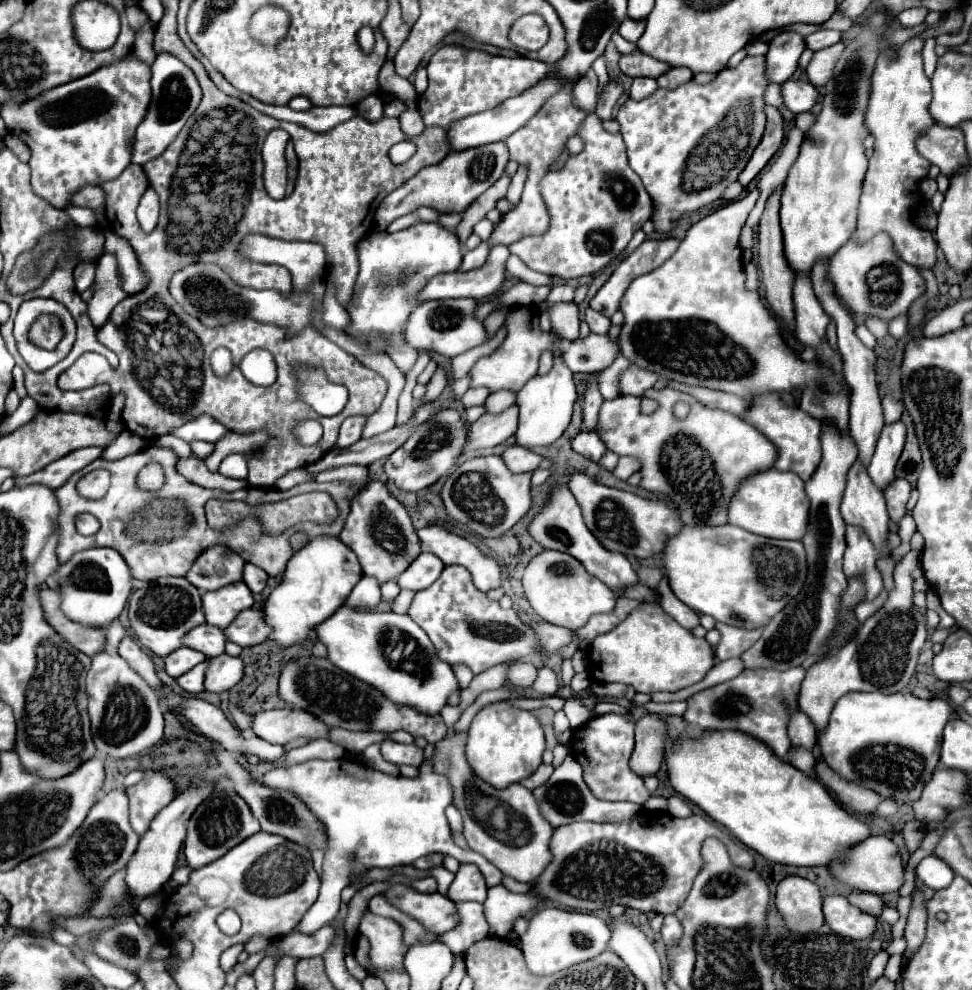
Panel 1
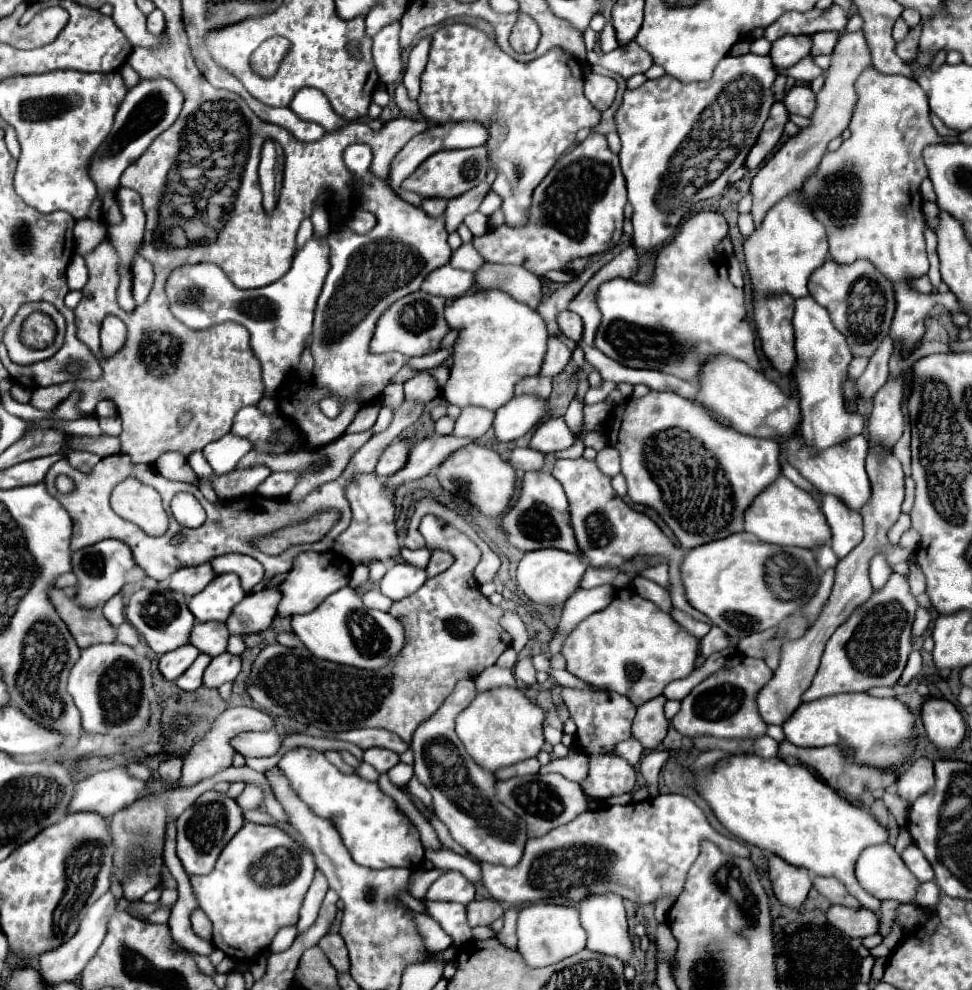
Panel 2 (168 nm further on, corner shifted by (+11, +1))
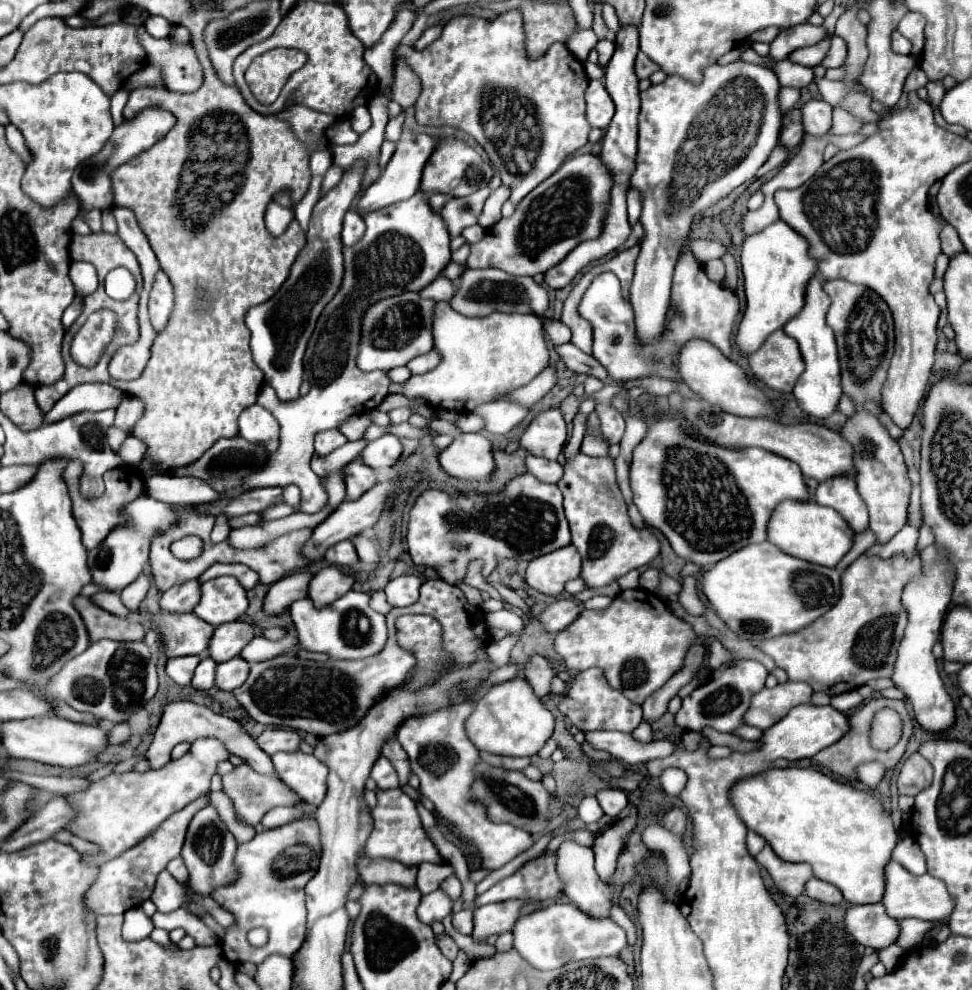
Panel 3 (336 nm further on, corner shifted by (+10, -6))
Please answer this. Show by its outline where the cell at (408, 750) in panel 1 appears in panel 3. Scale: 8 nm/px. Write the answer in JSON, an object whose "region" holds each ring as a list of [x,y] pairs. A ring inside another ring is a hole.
{"region":[[[380,756],[372,768],[372,780],[378,784],[380,790],[388,790],[388,788],[398,788],[398,774],[394,770],[394,766]]]}

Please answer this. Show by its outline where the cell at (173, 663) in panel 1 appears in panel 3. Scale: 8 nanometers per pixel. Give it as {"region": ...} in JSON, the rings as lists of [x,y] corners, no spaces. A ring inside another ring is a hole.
{"region":[[[200,656],[170,658],[168,664],[166,664],[166,672],[168,672],[168,676],[170,676],[176,684],[186,686],[186,684],[190,684],[190,680],[192,680],[194,670],[196,670],[198,664],[200,664]]]}

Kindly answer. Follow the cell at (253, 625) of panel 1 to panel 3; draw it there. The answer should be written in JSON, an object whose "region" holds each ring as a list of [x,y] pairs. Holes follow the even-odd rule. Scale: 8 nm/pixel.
{"region":[[[292,572],[282,580],[274,582],[264,600],[264,610],[268,614],[282,614],[294,600],[308,596],[310,572]]]}

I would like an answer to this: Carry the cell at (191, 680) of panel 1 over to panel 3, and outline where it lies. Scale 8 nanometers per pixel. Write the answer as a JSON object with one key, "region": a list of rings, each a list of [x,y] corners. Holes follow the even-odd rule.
{"region":[[[210,656],[202,658],[202,662],[200,662],[198,668],[196,668],[192,686],[194,686],[196,690],[208,690],[208,688],[212,688],[212,686],[214,686],[214,676],[216,676],[216,666],[218,666],[218,664],[216,664]]]}

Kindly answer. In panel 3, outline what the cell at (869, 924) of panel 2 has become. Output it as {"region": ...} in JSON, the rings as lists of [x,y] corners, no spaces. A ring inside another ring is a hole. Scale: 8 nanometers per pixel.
{"region":[[[882,904],[850,906],[844,922],[848,932],[856,938],[856,942],[874,950],[888,948],[898,940],[900,934],[898,922],[886,914]]]}

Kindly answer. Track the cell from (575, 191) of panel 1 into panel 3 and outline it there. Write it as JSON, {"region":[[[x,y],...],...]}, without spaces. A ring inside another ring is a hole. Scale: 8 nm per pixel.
{"region":[[[582,154],[568,158],[550,178],[546,178],[534,192],[522,198],[516,206],[516,212],[510,218],[502,218],[494,228],[486,230],[484,238],[476,244],[470,244],[468,264],[470,268],[500,268],[514,276],[534,276],[556,266],[572,248],[584,240],[592,240],[602,230],[602,220],[606,216],[608,196],[612,188],[612,178],[604,162],[594,154]]]}

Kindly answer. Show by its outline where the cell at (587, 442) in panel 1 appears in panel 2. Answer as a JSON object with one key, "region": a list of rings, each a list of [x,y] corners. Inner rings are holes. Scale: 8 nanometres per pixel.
{"region":[[[545,419],[533,439],[531,439],[531,447],[541,451],[541,453],[555,453],[561,449],[569,449],[575,443],[577,435],[565,425],[565,421],[559,419]]]}

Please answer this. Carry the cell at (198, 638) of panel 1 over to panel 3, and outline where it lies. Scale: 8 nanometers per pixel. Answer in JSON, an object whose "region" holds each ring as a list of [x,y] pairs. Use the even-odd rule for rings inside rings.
{"region":[[[236,620],[236,622],[228,622],[216,628],[212,640],[210,640],[210,648],[208,654],[220,664],[226,660],[236,658],[242,648],[256,636],[254,624],[246,622],[246,620]]]}

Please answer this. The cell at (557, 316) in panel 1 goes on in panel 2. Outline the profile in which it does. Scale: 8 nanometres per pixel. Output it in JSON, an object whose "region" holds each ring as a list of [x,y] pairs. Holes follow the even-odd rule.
{"region":[[[549,337],[549,349],[547,349],[547,357],[545,357],[545,363],[541,367],[541,373],[543,375],[557,375],[563,371],[563,367],[567,365],[567,361],[571,359],[571,351],[567,349],[567,345],[559,339],[559,337]]]}

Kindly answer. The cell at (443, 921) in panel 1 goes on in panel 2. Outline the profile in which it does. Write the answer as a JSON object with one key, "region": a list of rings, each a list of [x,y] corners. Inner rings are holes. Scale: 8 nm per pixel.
{"region":[[[423,901],[423,903],[427,915],[431,915],[445,929],[445,933],[455,941],[455,947],[473,939],[465,917],[465,905],[443,903],[443,901]]]}

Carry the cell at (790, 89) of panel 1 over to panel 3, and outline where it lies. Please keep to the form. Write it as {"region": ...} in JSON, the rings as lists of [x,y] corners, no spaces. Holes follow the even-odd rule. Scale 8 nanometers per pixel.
{"region":[[[810,100],[808,104],[800,106],[804,130],[810,136],[826,136],[832,128],[832,106],[822,100]]]}

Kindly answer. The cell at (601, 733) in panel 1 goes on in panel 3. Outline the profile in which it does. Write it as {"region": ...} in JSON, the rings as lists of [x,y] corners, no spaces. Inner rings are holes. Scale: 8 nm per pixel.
{"region":[[[588,668],[584,672],[578,672],[568,688],[566,698],[560,702],[560,712],[570,718],[570,722],[578,730],[620,730],[620,732],[632,732],[640,720],[642,720],[642,708],[638,704],[632,704],[618,692],[616,688],[610,688],[604,672],[600,668]]]}

